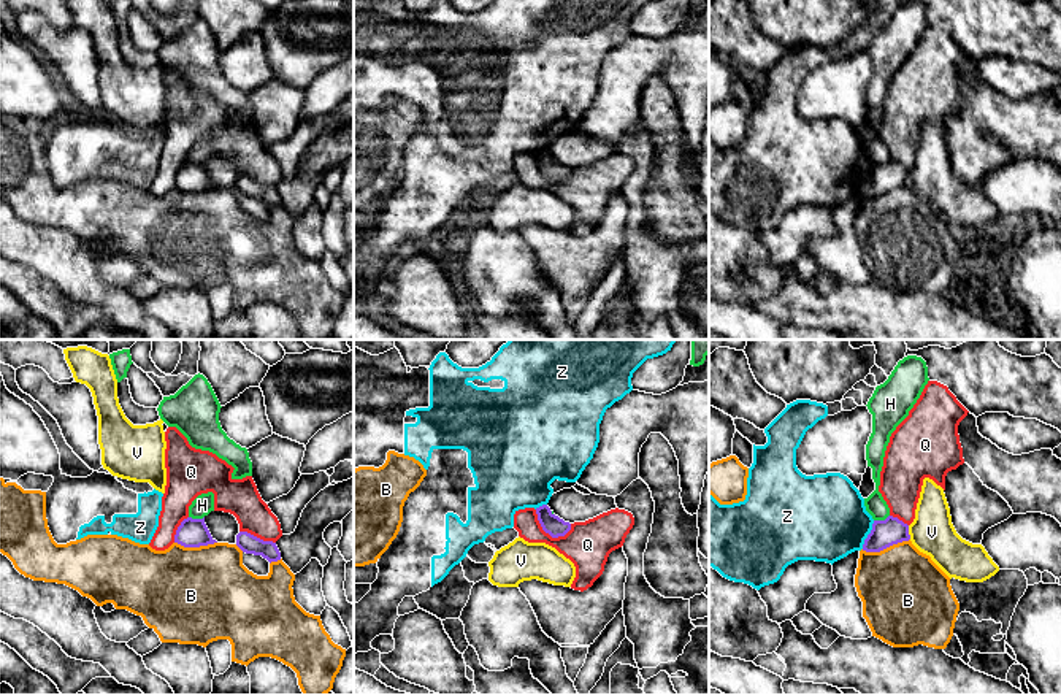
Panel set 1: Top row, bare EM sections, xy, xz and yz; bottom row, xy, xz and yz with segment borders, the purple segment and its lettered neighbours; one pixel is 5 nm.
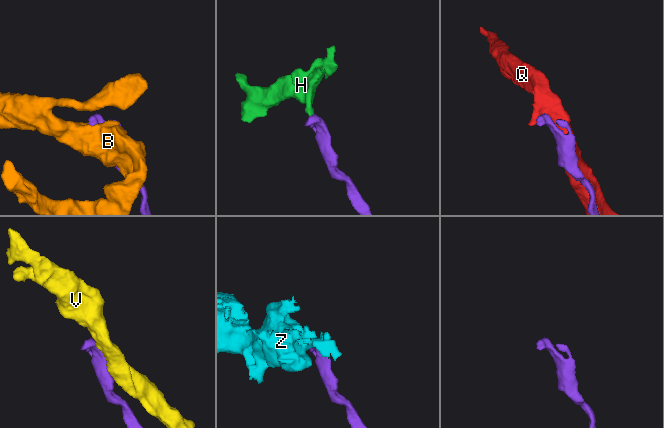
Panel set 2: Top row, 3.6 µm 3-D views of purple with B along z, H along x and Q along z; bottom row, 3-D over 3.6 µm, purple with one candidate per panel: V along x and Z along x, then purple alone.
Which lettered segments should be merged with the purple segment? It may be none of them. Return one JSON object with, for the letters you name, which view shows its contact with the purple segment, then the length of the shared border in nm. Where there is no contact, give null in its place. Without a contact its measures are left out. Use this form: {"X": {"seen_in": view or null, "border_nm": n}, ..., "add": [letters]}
{"add": []}

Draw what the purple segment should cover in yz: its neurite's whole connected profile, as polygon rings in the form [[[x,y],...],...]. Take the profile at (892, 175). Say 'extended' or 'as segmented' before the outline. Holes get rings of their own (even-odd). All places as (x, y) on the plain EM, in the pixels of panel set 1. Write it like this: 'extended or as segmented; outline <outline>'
as segmented; outline [[[888,160],[885,165],[874,165],[872,175],[864,184],[863,195],[880,197],[893,189],[909,184],[909,170],[898,162]]]

